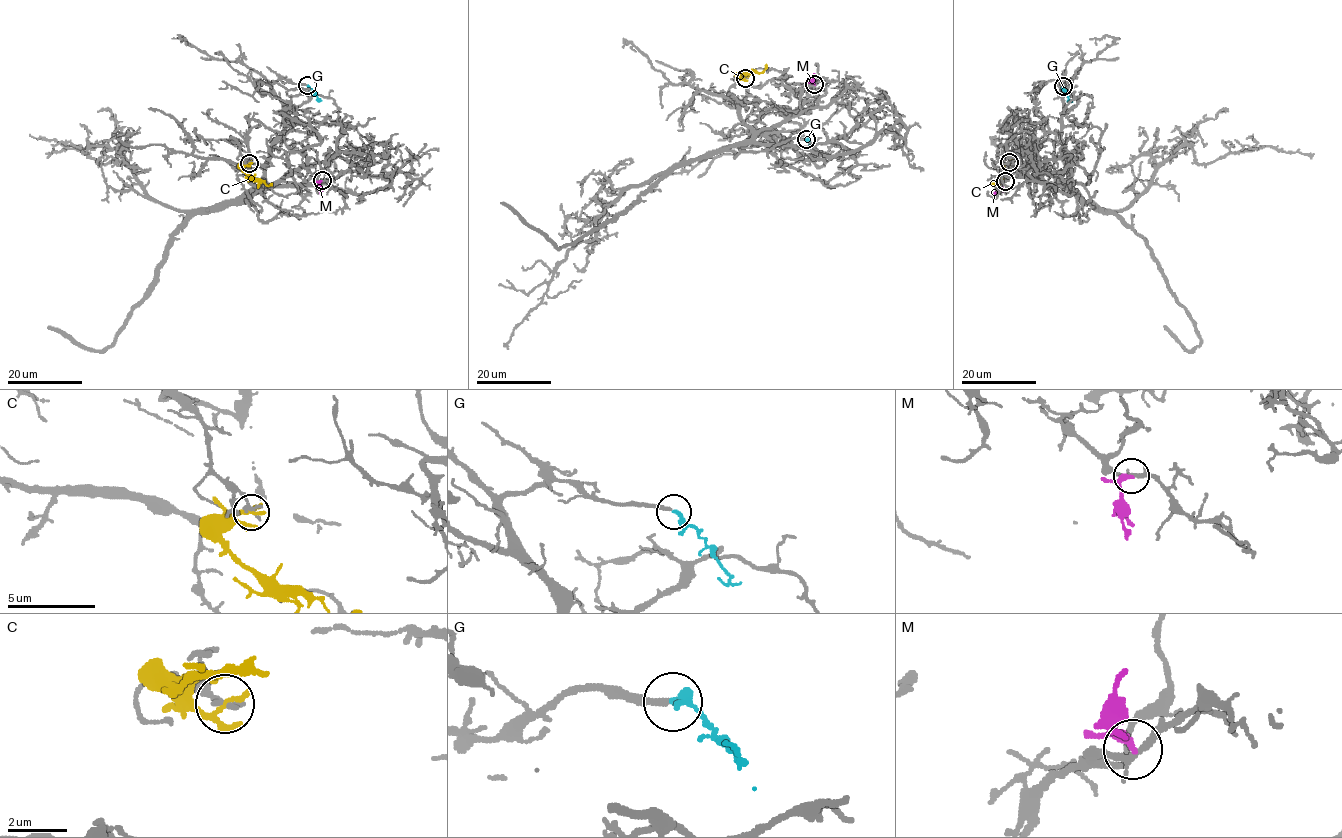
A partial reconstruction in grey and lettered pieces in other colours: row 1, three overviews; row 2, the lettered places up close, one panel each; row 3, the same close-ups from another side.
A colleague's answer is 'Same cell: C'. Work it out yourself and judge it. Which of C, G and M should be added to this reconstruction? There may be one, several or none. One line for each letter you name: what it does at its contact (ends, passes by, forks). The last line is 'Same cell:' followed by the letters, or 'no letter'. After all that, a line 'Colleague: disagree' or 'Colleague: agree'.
G: it passes by
Same cell: G
Colleague: disagree

